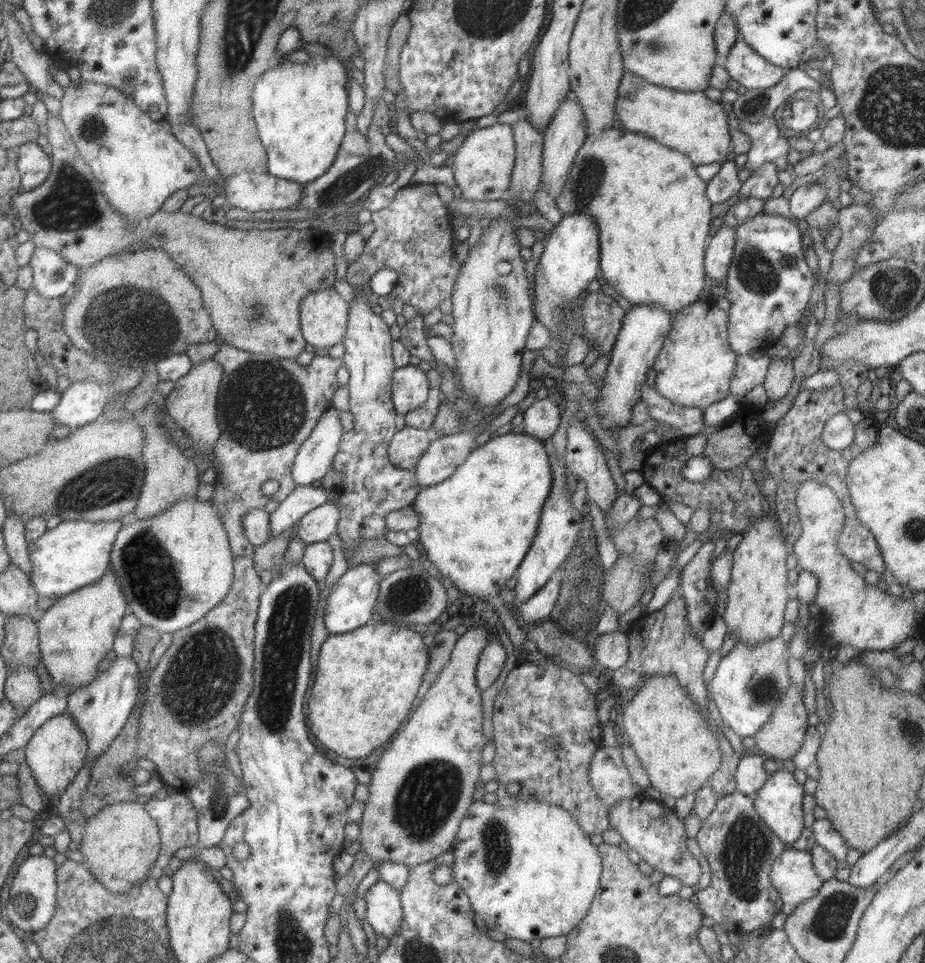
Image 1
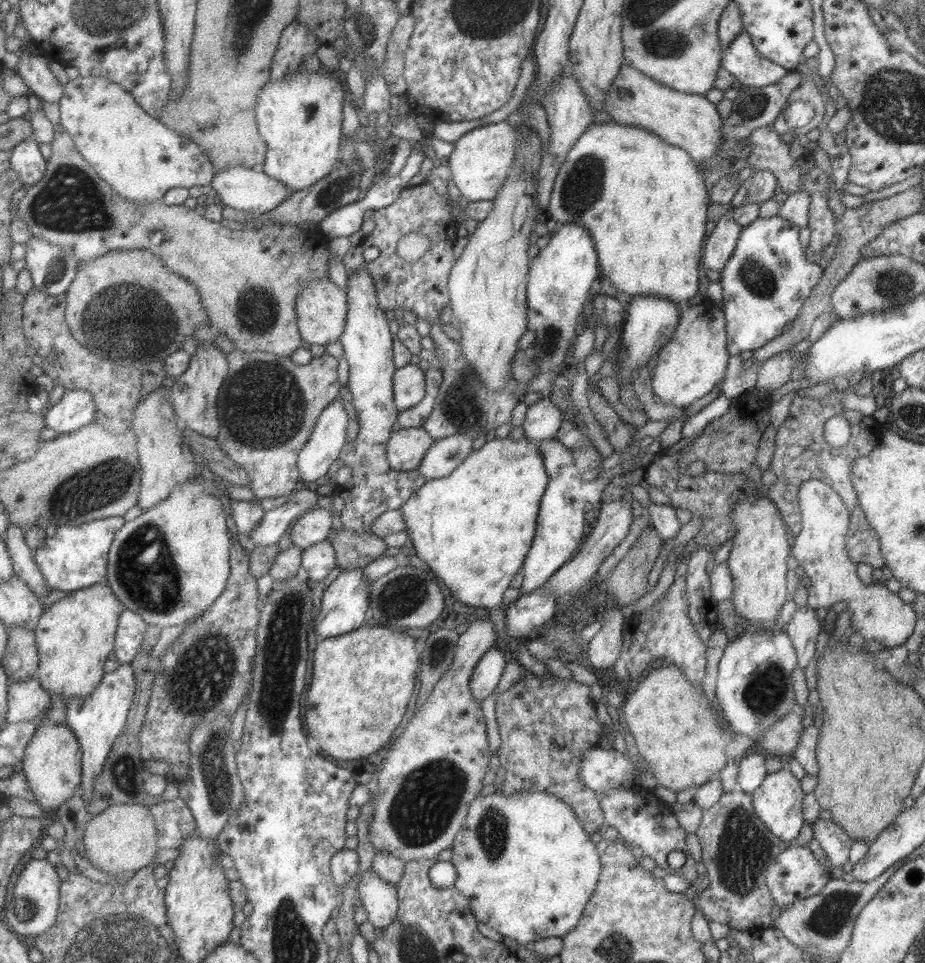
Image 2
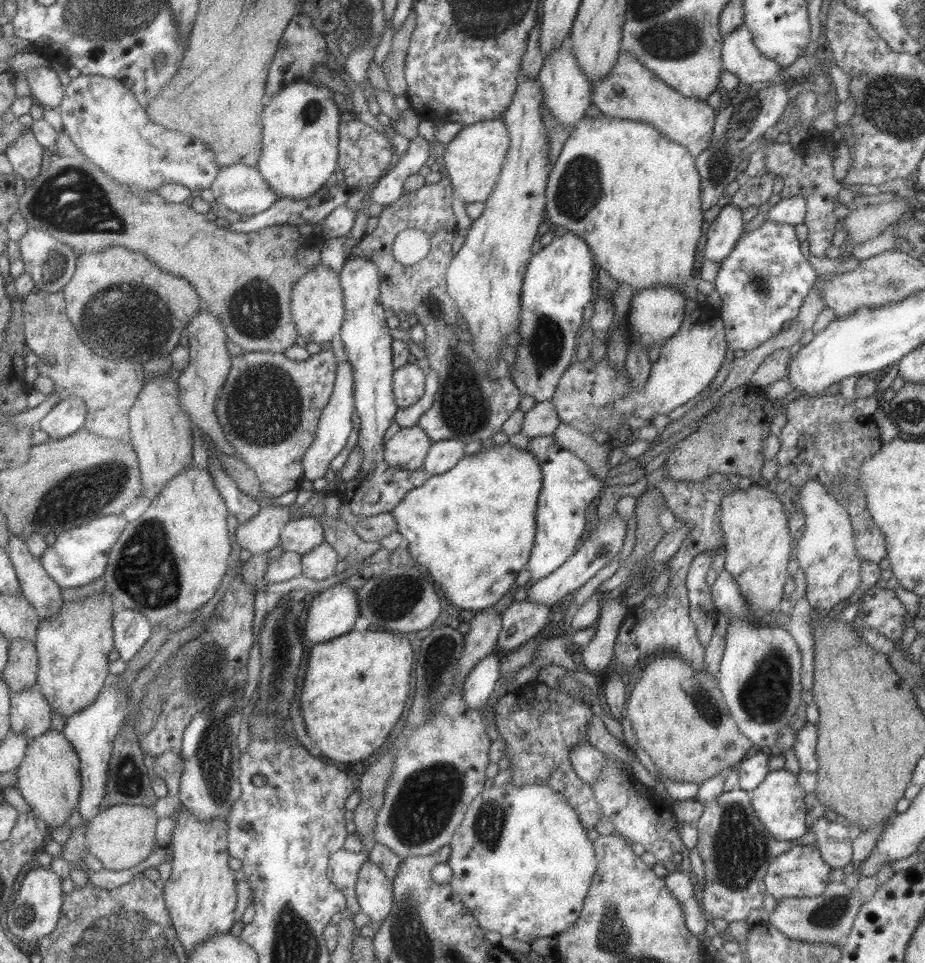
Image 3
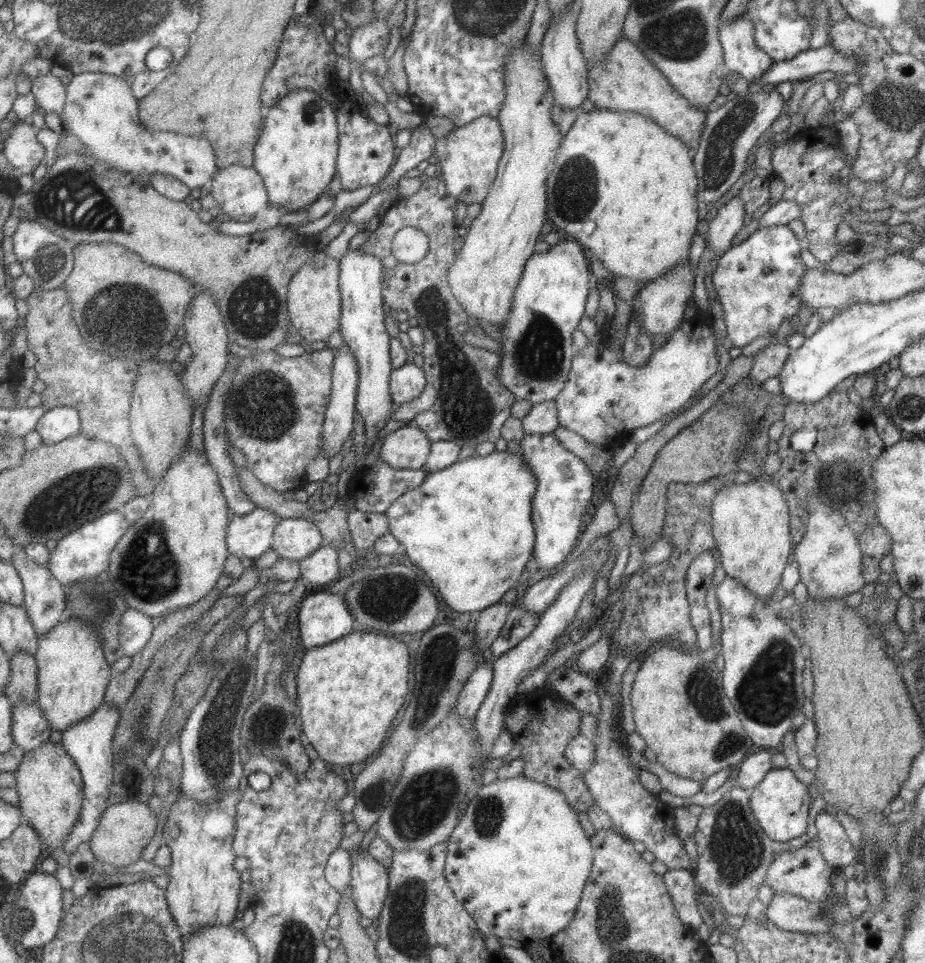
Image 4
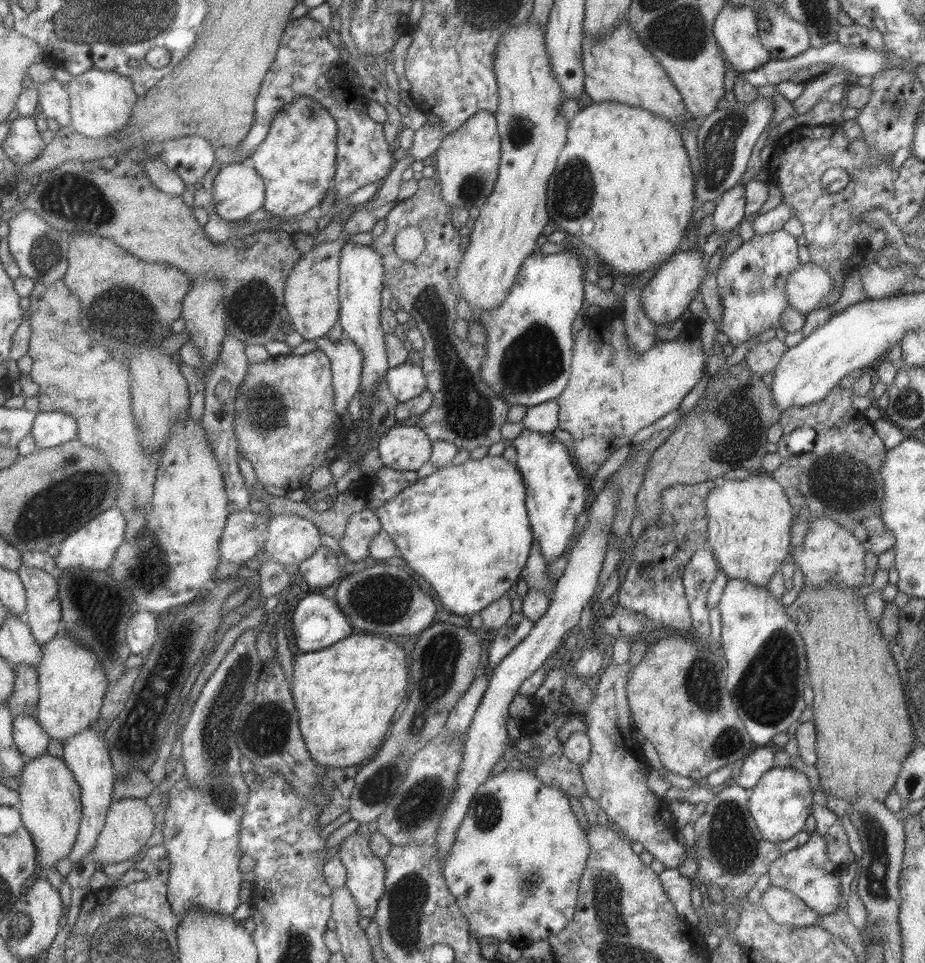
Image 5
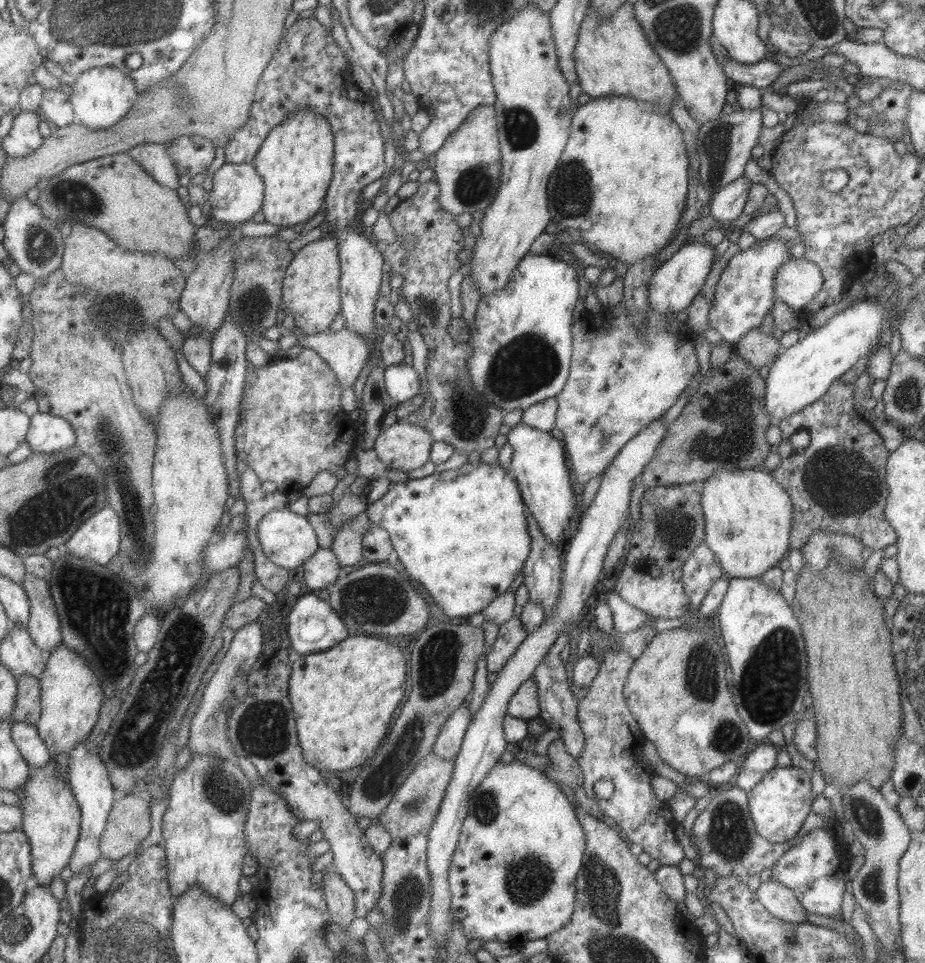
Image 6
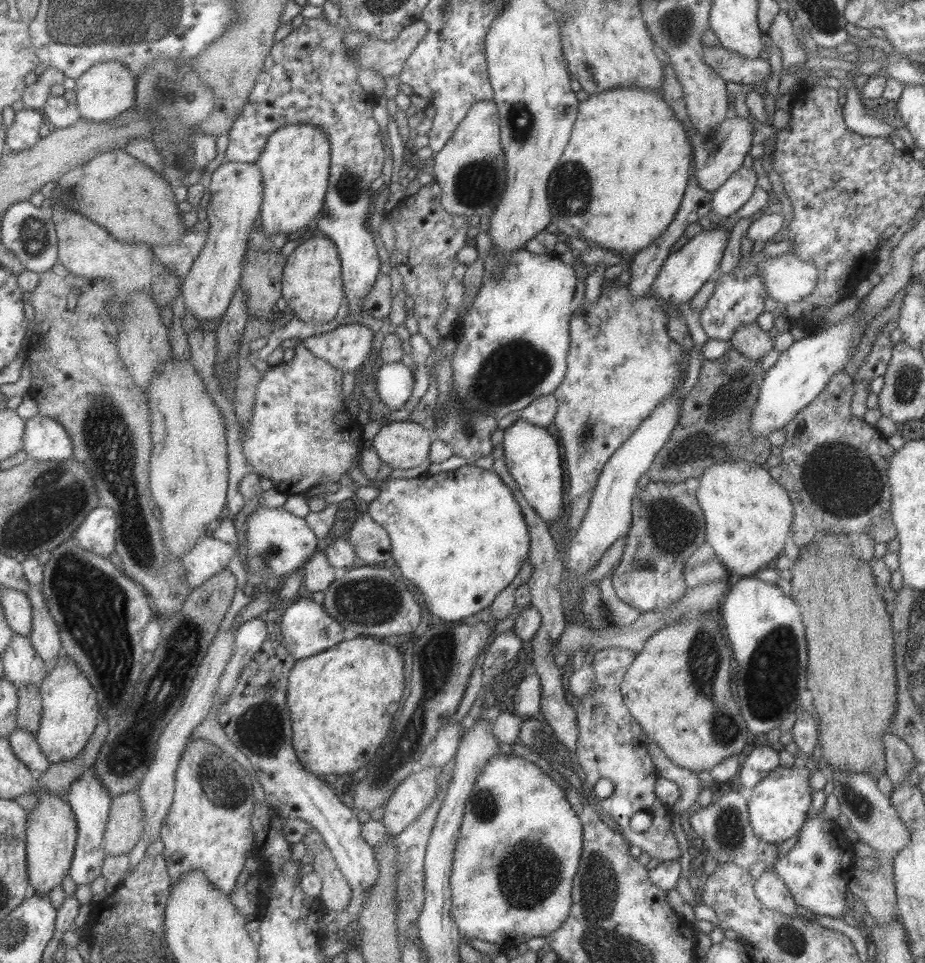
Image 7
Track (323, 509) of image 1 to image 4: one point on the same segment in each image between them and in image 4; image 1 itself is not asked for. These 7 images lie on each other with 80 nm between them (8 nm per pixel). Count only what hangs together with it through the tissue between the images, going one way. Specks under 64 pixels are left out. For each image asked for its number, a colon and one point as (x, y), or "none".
2: (312, 527)
3: (300, 535)
4: (293, 538)

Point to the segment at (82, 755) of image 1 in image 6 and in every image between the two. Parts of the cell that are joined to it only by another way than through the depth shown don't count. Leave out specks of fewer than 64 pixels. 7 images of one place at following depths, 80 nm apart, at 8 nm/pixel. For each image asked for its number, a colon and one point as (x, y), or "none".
2: (51, 762)
3: (48, 778)
4: (49, 787)
5: (49, 805)
6: (50, 816)

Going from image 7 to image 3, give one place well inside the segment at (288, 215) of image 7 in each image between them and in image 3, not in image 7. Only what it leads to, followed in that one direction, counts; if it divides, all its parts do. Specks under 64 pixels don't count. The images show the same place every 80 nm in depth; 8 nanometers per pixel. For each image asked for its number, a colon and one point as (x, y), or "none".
3: (299, 145)
4: (295, 153)
5: (296, 159)
6: (294, 161)

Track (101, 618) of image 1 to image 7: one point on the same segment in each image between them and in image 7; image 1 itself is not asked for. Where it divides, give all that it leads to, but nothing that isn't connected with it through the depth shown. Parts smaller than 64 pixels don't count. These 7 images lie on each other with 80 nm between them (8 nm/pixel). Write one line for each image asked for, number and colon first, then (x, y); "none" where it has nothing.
2: (74, 635)
3: (71, 646)
4: (71, 672)
5: (71, 685)
6: (70, 699)
7: (69, 714)

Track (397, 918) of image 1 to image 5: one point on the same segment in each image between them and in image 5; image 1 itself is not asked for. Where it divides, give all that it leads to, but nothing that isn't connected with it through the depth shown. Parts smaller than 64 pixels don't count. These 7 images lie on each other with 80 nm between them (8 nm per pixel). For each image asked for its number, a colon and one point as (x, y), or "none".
2: (378, 898)
3: (373, 892)
4: (369, 881)
5: (365, 871)

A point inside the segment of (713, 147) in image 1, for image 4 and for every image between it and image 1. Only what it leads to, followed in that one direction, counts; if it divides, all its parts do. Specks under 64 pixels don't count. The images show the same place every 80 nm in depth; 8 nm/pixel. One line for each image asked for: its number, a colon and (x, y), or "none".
2: (689, 121)
3: (629, 91)
4: (625, 81)

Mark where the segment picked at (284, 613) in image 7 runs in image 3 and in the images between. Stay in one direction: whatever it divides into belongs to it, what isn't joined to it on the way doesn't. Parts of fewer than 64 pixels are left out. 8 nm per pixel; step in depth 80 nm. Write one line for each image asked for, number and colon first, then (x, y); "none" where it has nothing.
3: (332, 612)
4: (322, 617)
5: (317, 623)
6: (312, 627)

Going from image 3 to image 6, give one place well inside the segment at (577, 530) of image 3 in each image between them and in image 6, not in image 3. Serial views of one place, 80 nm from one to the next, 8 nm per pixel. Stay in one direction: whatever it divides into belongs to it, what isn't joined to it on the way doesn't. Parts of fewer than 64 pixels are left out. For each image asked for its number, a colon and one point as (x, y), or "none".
4: (564, 484)
5: (555, 493)
6: (538, 467)

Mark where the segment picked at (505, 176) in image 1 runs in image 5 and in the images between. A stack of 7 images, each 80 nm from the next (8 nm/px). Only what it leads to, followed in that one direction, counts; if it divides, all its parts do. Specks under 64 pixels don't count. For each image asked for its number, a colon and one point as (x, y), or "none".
2: (480, 160)
3: (472, 159)
4: (467, 156)
5: (466, 163)

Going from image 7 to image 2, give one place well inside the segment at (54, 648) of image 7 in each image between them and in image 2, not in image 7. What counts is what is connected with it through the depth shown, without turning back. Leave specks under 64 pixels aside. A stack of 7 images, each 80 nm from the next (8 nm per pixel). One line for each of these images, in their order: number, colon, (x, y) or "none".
2: (23, 565)
3: (40, 591)
4: (44, 598)
5: (42, 615)
6: (43, 626)

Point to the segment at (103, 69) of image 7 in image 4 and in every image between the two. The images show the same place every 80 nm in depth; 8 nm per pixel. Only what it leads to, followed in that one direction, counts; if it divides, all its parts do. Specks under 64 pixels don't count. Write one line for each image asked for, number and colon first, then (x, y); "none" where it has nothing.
4: (99, 110)
5: (100, 103)
6: (100, 96)

